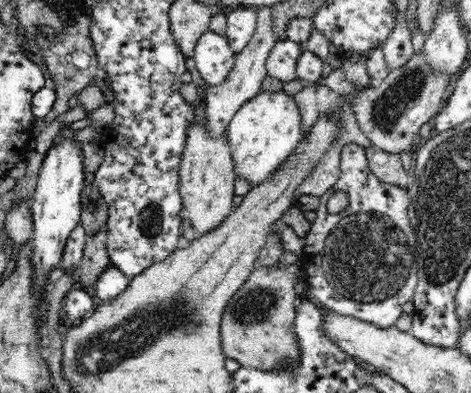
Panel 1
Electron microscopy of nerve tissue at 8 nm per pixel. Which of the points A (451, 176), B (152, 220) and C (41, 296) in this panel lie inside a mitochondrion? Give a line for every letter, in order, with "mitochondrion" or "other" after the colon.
A: mitochondrion
B: mitochondrion
C: other

